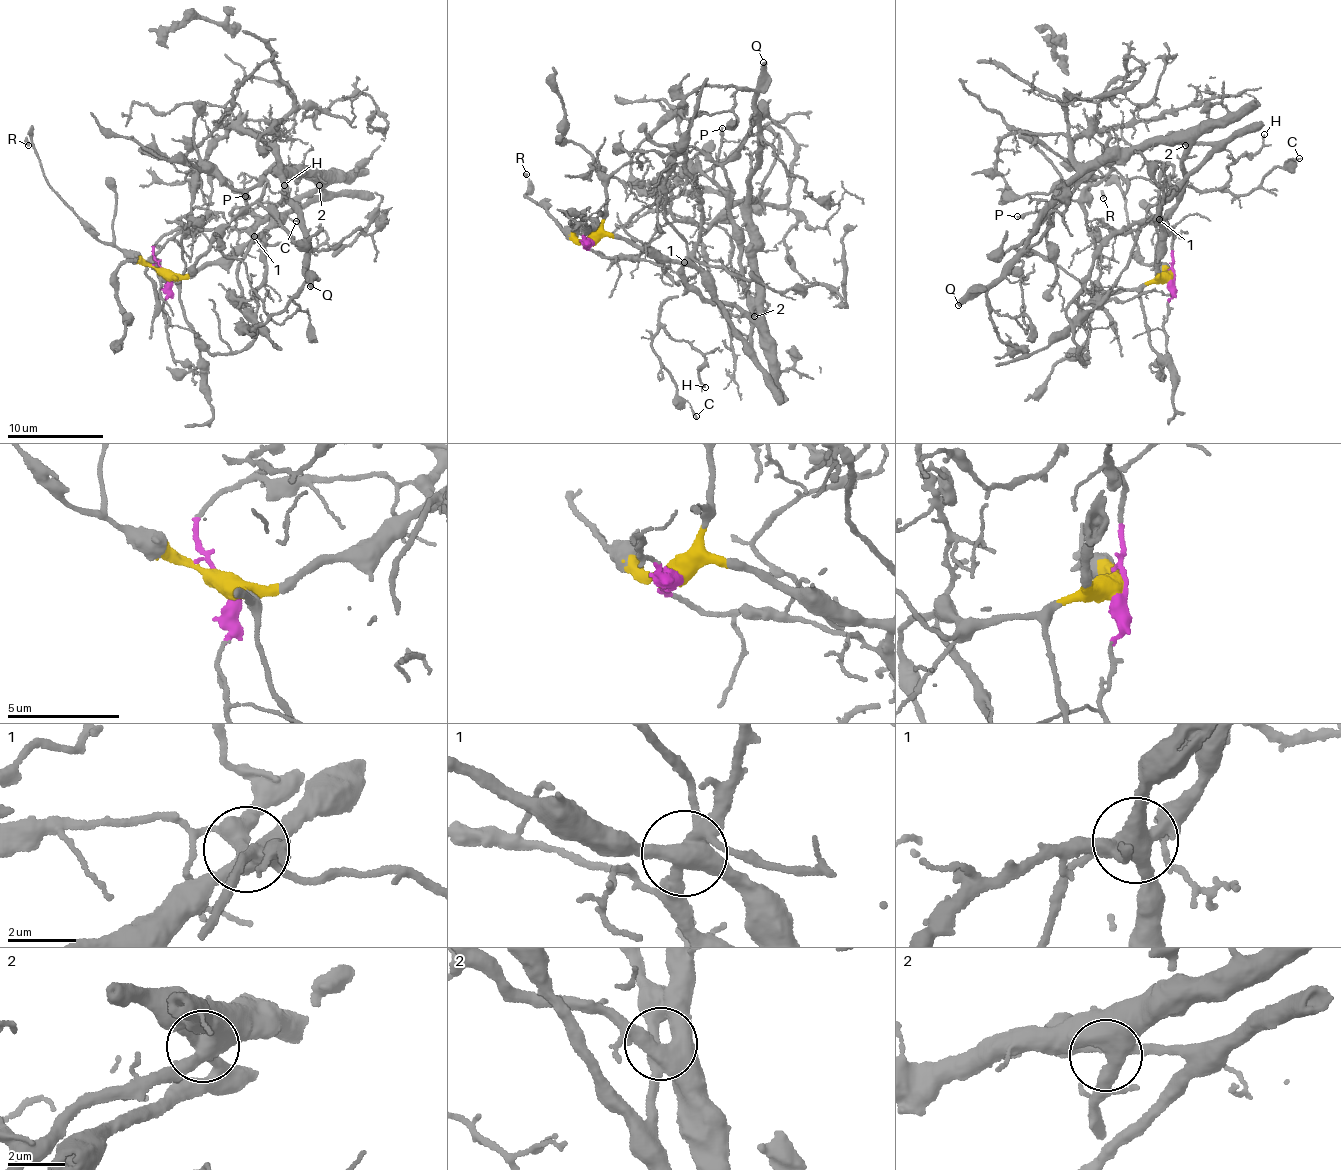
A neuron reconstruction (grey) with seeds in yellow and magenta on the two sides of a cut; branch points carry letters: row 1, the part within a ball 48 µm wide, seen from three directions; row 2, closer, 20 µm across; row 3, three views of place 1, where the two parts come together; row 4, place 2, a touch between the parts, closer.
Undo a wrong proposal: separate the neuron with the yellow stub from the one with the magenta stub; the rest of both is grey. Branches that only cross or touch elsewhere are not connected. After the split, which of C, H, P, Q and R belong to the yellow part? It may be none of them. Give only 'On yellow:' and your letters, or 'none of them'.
On yellow: P, R

